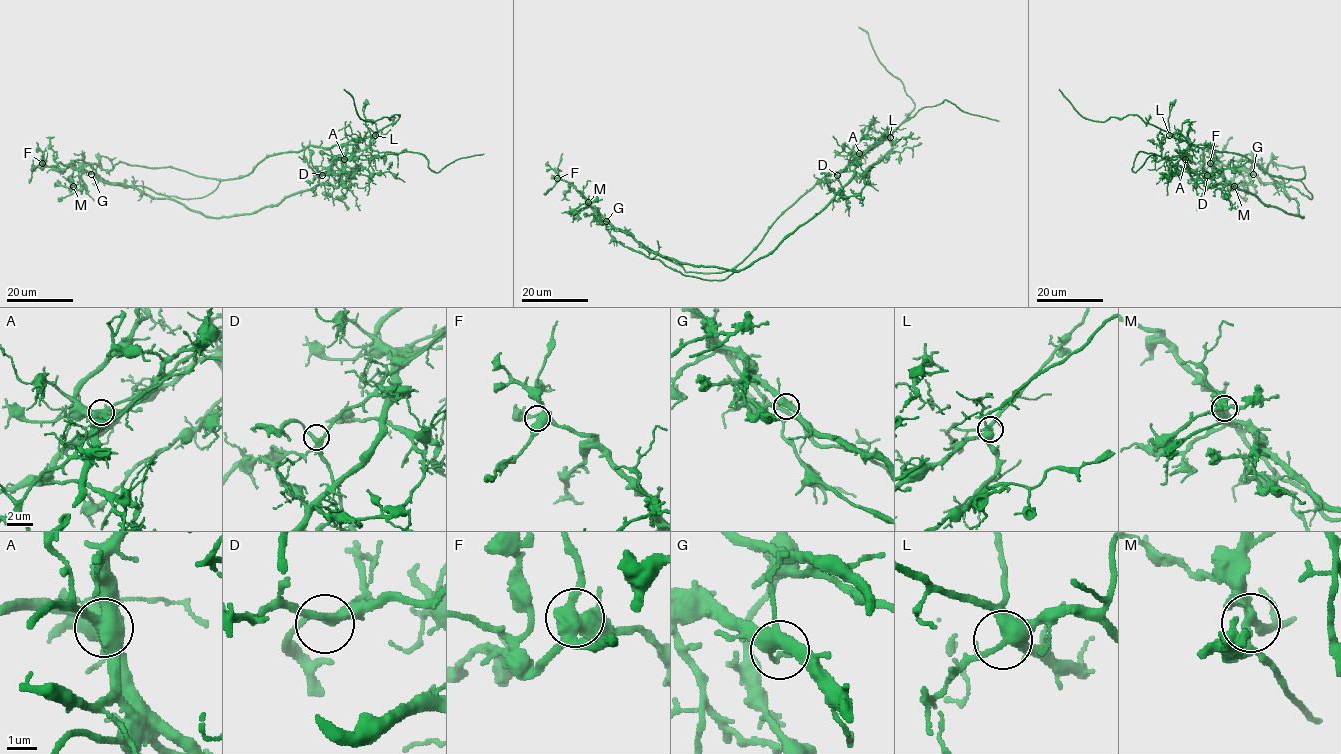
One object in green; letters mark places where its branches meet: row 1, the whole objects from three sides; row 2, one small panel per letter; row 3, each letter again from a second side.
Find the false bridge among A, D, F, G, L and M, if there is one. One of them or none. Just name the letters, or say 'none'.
A

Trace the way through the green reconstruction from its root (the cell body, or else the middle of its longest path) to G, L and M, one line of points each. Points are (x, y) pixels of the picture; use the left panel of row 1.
G: (257, 165), (248, 175), (228, 179), (123, 162), (109, 170), (92, 163), (91, 174)
L: (257, 165), (270, 155), (299, 152), (309, 145), (345, 145), (350, 141), (375, 135)
M: (257, 165), (212, 179), (92, 163), (91, 171), (73, 171), (73, 186)

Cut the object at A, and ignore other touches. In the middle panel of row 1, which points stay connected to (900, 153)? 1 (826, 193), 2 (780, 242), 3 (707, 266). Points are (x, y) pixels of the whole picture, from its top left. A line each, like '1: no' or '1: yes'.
1: no
2: no
3: no

